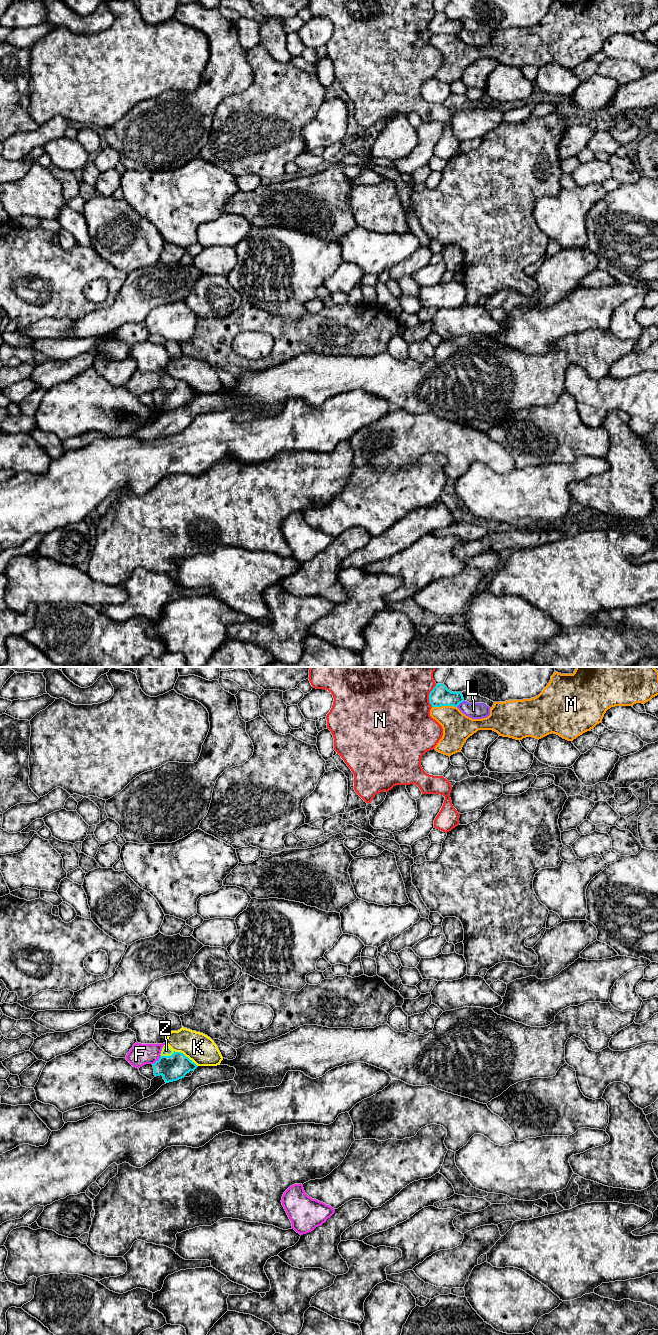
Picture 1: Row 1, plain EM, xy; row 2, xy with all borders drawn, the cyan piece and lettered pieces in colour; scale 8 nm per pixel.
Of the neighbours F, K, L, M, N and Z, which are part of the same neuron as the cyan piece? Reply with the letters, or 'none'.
Z

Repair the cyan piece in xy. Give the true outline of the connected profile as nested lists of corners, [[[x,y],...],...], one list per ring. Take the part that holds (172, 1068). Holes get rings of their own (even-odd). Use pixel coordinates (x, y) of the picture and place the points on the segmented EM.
[[[167,1044],[163,1046],[160,1058],[153,1065],[154,1075],[163,1076],[166,1083],[177,1081],[194,1071],[197,1065],[181,1052],[173,1051]]]

